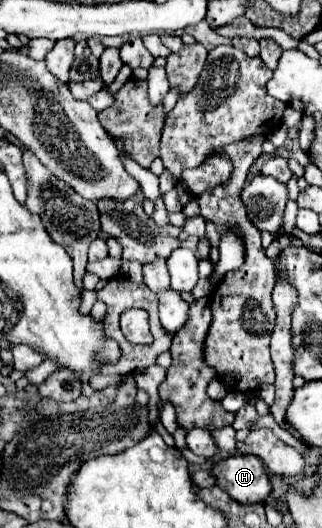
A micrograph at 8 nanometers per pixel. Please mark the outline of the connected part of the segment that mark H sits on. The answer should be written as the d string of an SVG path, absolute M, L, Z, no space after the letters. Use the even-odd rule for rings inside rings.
M229 456L215 464L213 474L217 476L219 486L241 504L265 502L271 494L269 472L257 456Z

